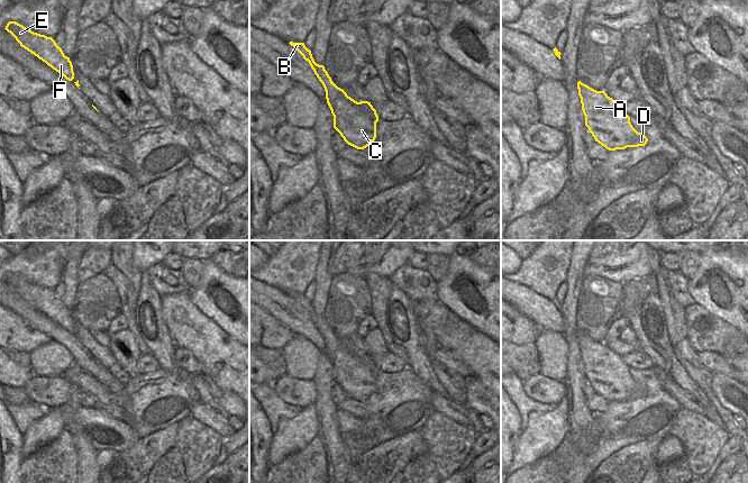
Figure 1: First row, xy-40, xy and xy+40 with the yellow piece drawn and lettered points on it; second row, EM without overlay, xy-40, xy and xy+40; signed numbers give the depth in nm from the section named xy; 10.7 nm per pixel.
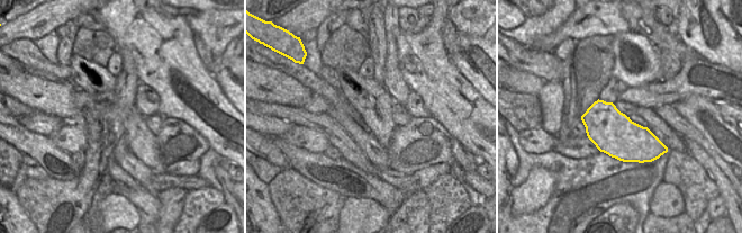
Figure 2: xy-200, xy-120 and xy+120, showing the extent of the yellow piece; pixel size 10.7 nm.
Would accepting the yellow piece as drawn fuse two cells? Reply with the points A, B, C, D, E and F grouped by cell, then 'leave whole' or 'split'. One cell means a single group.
A B C D E F; leave whole

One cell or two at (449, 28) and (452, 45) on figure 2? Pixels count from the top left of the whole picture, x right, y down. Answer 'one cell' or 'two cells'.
one cell

